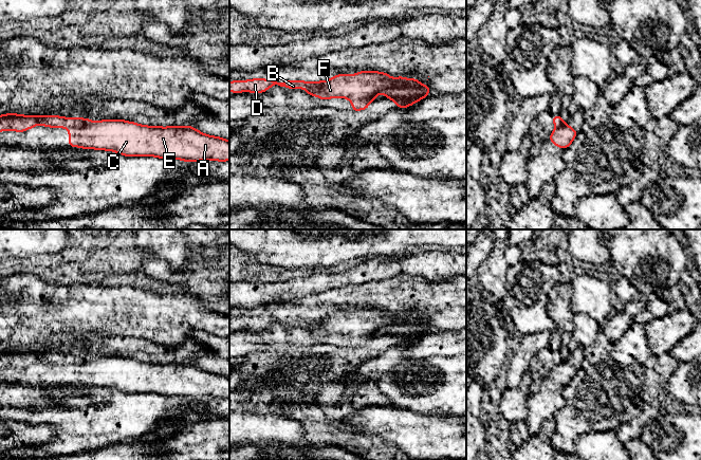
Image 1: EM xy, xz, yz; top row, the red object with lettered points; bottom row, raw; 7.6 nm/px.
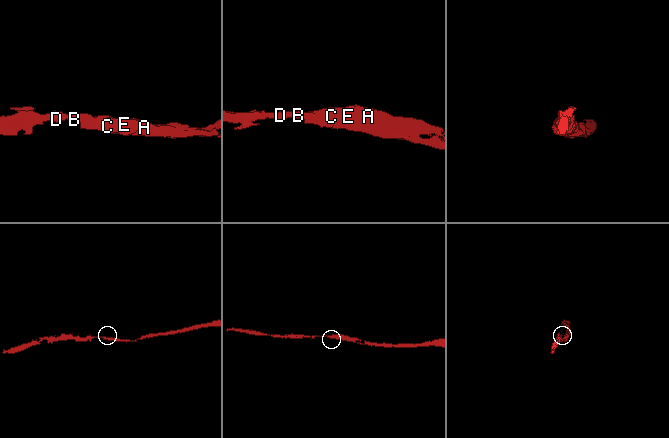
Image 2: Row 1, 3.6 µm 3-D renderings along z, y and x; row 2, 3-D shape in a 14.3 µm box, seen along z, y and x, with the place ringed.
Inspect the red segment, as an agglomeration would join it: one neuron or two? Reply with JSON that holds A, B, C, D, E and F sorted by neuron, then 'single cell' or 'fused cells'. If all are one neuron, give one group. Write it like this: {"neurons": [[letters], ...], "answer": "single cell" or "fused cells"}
{"neurons": [["A", "C", "E", "F"], ["B", "D"]], "answer": "fused cells"}

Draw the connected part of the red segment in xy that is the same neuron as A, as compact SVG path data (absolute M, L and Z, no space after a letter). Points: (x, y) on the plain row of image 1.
M103 356L70 365L69 384L185 399L229 398L229 378L225 375L207 372L191 363L145 363L123 356Z

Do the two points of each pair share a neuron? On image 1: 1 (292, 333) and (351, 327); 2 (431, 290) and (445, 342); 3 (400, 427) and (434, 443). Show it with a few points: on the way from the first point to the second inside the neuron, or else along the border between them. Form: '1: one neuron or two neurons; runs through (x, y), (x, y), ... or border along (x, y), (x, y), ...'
1: one neuron; runs through (307, 327), (309, 326), (313, 329), (336, 328)
2: two neurons; border along (432, 326), (455, 330)
3: one neuron; runs through (408, 430), (425, 438)

